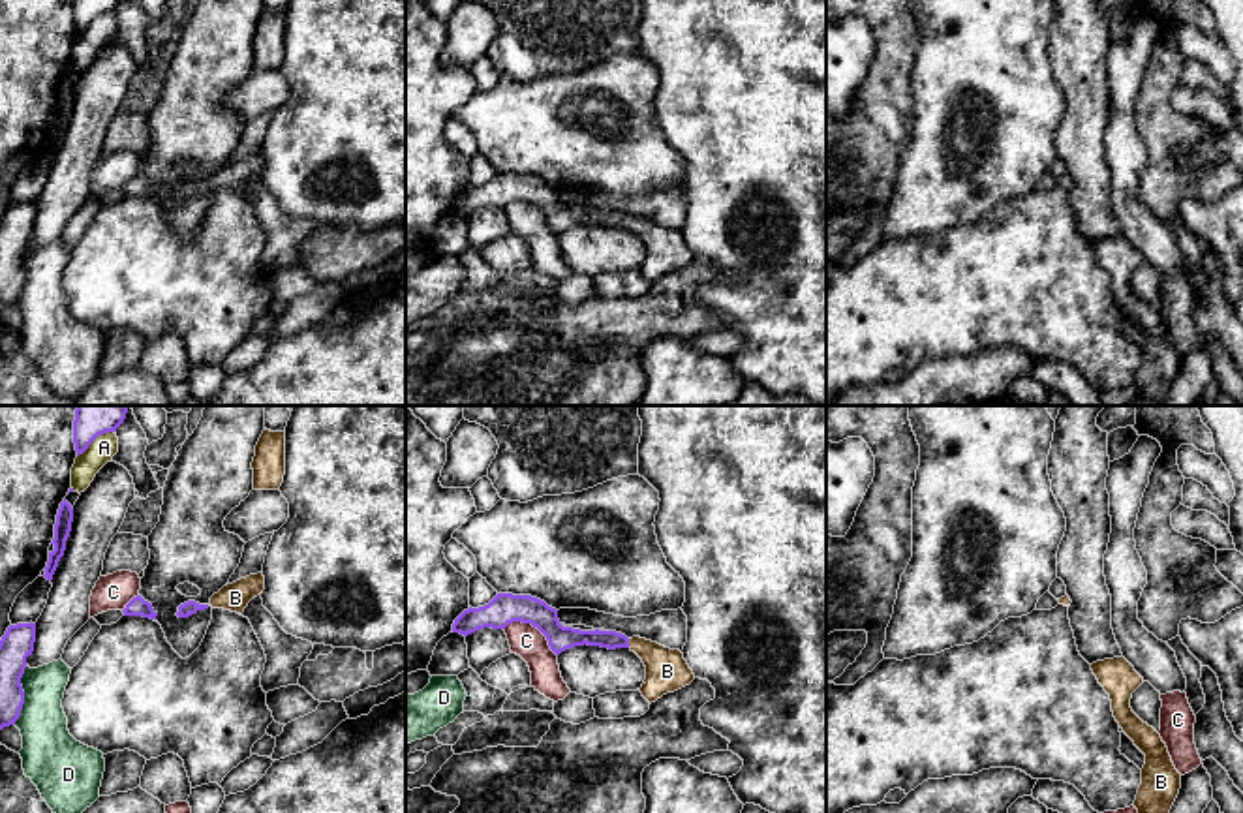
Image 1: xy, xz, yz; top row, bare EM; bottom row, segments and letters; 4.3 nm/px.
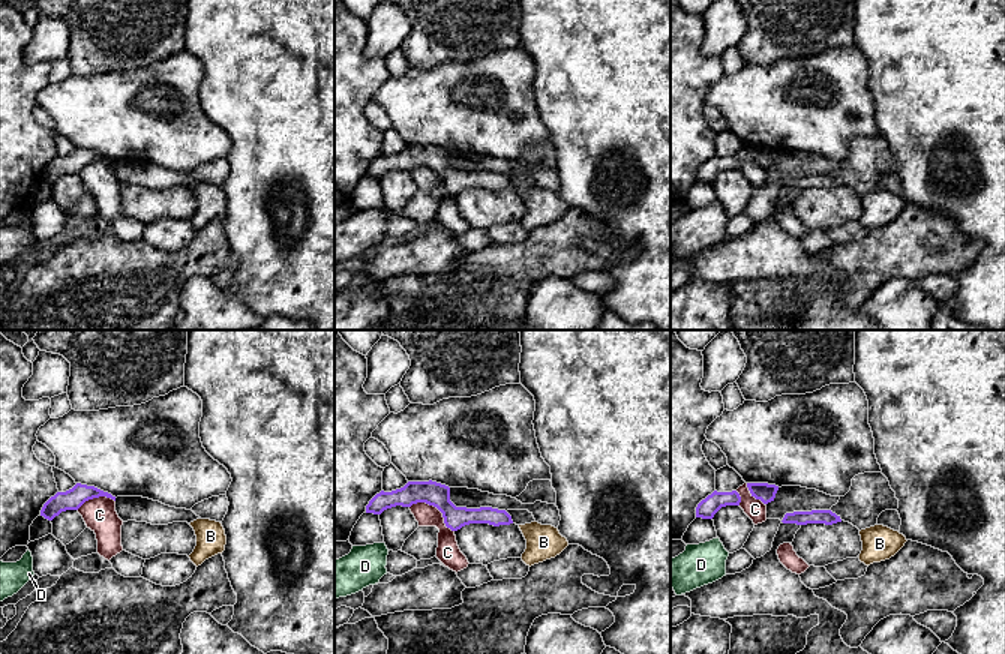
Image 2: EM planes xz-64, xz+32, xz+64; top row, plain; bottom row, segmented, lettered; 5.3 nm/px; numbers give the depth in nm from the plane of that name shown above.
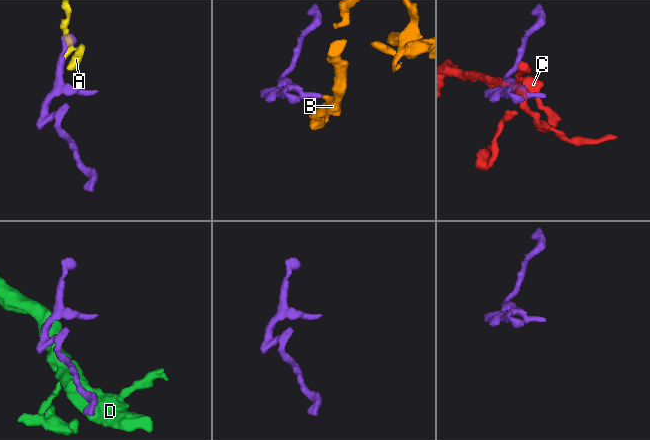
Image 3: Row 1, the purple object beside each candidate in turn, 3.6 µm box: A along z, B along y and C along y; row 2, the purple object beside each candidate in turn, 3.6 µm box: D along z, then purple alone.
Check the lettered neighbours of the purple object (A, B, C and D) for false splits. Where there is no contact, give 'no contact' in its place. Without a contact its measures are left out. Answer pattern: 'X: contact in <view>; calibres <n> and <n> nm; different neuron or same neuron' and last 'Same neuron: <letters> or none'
A: contact in xy; calibres 100 and 110 nm; different neuron
B: contact in xz; calibres 90 and 180 nm; same neuron
C: contact in xz; calibres 140 and 140 nm; different neuron
D: contact in xy; calibres 140 and 220 nm; different neuron
Same neuron: B

